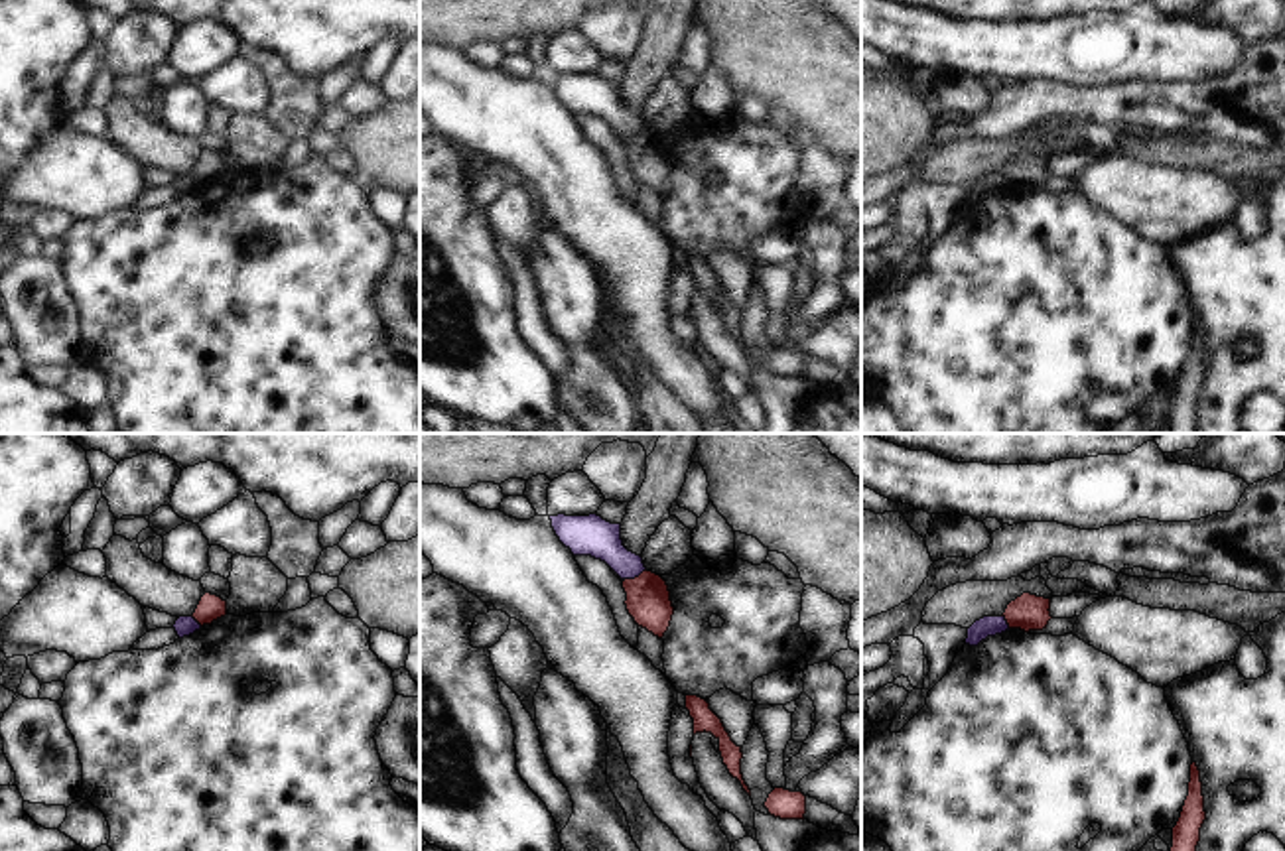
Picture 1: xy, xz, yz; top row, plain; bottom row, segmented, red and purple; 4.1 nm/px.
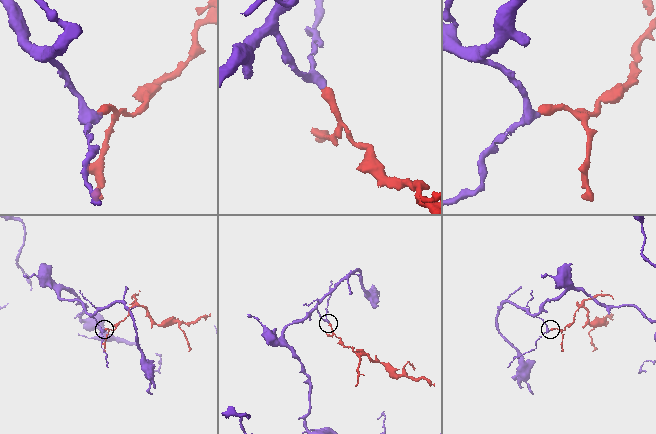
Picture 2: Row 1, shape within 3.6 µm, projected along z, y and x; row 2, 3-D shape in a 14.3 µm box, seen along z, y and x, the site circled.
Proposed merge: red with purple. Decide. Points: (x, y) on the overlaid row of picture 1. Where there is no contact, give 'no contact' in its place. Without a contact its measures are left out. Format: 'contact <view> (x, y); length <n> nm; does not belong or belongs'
contact xz (635, 578); length 100 nm; does not belong

